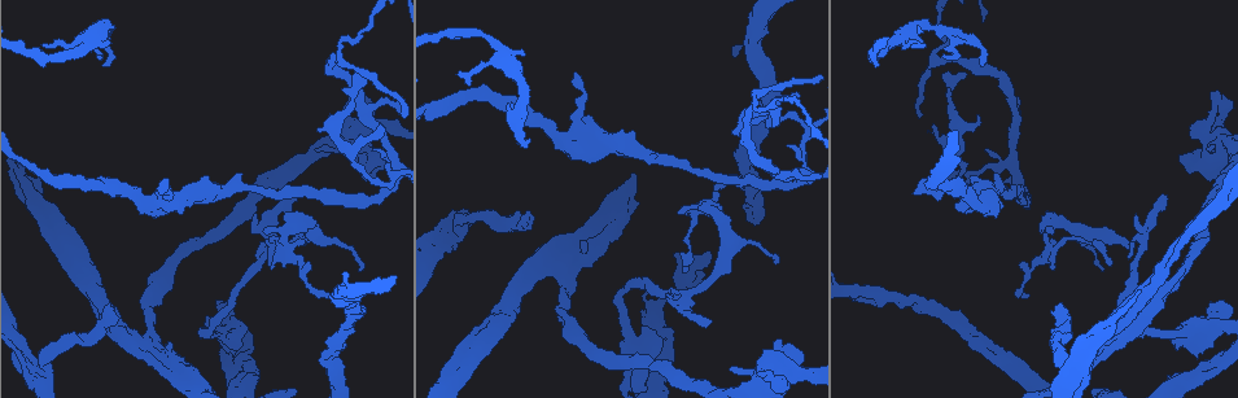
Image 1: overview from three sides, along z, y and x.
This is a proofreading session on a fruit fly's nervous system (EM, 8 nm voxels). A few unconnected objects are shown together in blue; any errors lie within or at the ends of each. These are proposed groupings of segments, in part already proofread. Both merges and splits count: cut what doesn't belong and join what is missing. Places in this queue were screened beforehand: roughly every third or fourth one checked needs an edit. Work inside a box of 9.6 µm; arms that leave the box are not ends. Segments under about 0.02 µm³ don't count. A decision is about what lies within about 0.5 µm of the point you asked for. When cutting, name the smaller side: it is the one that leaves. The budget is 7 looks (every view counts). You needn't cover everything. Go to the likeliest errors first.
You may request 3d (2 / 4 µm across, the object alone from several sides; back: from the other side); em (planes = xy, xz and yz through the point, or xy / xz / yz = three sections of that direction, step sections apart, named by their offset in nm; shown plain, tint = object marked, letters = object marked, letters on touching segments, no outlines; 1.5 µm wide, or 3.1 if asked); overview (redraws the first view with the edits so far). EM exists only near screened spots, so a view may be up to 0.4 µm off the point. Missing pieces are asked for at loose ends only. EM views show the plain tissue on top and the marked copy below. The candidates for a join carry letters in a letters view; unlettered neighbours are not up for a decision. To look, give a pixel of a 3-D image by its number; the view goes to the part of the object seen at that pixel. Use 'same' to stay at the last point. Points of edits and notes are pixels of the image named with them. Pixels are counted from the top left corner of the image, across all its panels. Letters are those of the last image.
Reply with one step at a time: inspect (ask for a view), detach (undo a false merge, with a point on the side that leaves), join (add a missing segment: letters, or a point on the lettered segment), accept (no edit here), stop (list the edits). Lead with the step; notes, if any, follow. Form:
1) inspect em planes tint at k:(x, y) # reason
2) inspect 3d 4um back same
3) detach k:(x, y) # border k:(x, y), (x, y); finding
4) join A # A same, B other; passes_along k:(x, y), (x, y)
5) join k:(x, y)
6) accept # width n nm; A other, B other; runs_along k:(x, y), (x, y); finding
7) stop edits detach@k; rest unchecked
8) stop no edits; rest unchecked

inspect 3d 2um at 1:(108, 309) # end of a long branch

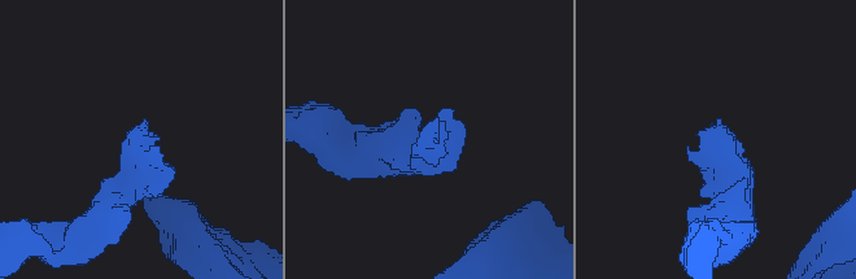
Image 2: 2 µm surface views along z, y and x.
inspect em planes letters at 2:(698, 131) # need the tissue

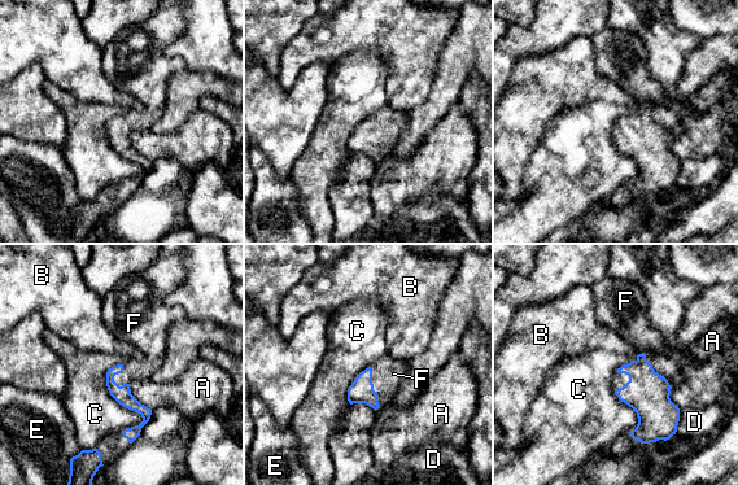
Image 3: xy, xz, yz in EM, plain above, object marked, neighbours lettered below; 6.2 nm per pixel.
join F # A other, B other, C other, D other, E other, F same; it goes on there

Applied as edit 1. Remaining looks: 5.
inspect 3d 4um at 1:(44, 44) # branch stops here

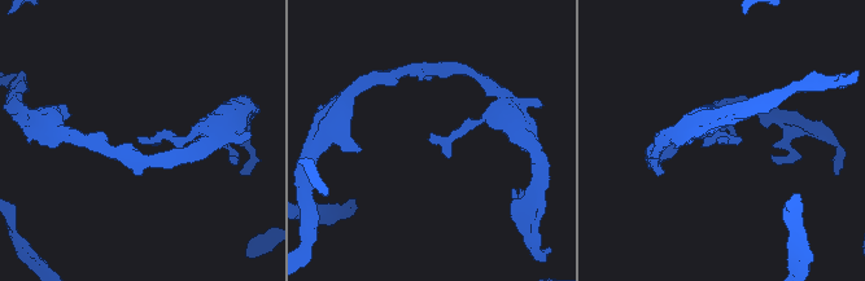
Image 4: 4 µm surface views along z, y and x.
inspect em yz step 4 letters at 4:(719, 138)

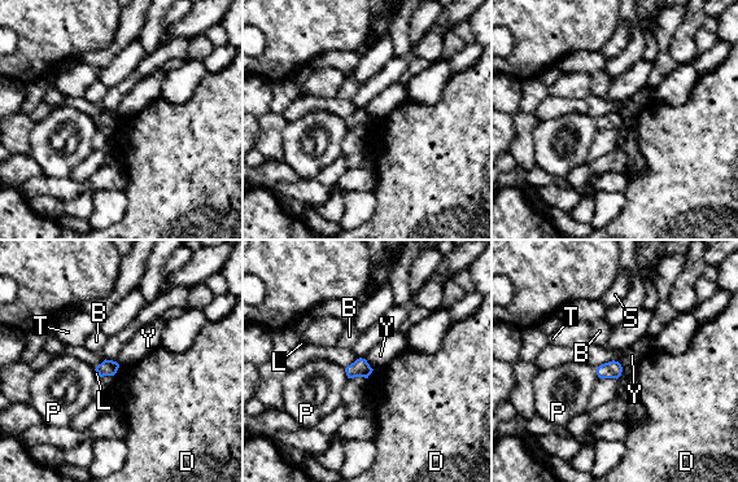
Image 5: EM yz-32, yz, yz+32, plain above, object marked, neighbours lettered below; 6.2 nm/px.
inspect em planes letters same

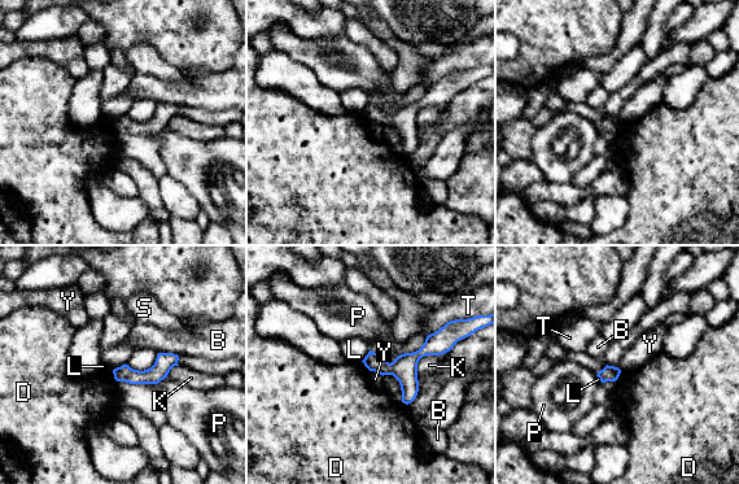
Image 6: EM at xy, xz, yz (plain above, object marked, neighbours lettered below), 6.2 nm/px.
accept # width 100 nm; longest_contact K 260 nm; B other, D other, K other, L other, P other, S other, T other, Y other; none of them fits

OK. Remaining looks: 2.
inspect em planes letters at 1:(1162, 199)

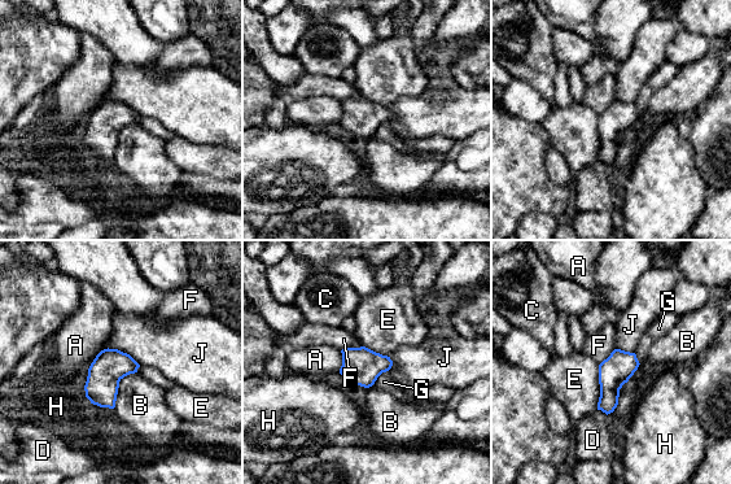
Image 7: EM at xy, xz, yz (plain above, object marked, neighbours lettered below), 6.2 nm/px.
accept # A other, B other, C other, D other, E other, F other, G other, H other, J other; border 7:(362, 345), (341, 350); no lettered segment goes on from it

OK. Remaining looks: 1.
stop edits join@3; rest unchecked

